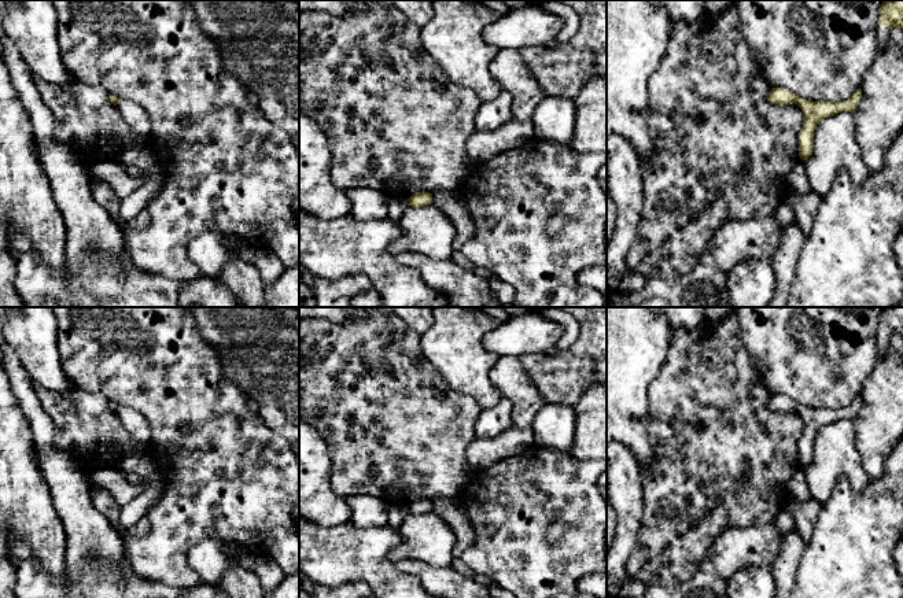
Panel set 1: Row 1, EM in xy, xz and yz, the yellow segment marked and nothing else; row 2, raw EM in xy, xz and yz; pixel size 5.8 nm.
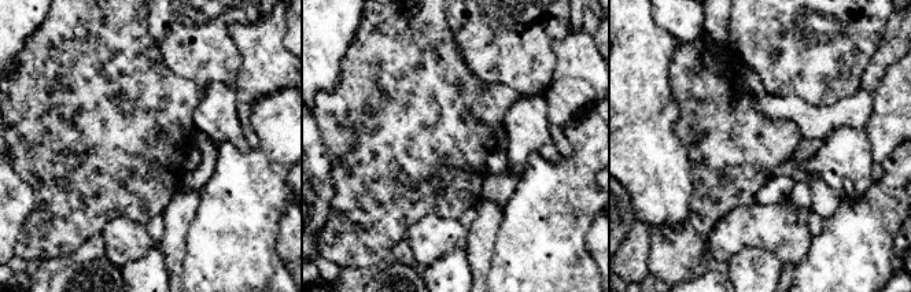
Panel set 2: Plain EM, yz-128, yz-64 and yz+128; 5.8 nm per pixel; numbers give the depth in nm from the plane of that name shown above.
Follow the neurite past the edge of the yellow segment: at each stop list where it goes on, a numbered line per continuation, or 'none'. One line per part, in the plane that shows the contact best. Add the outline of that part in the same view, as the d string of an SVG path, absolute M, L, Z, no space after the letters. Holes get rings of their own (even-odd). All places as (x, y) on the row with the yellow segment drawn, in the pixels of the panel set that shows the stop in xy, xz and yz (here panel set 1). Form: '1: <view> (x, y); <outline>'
1: yz (883, 34); M877 23L877 26L876 26L876 40L878 43L880 49L882 49L888 44L889 36L891 36L891 29L887 29L887 27Z

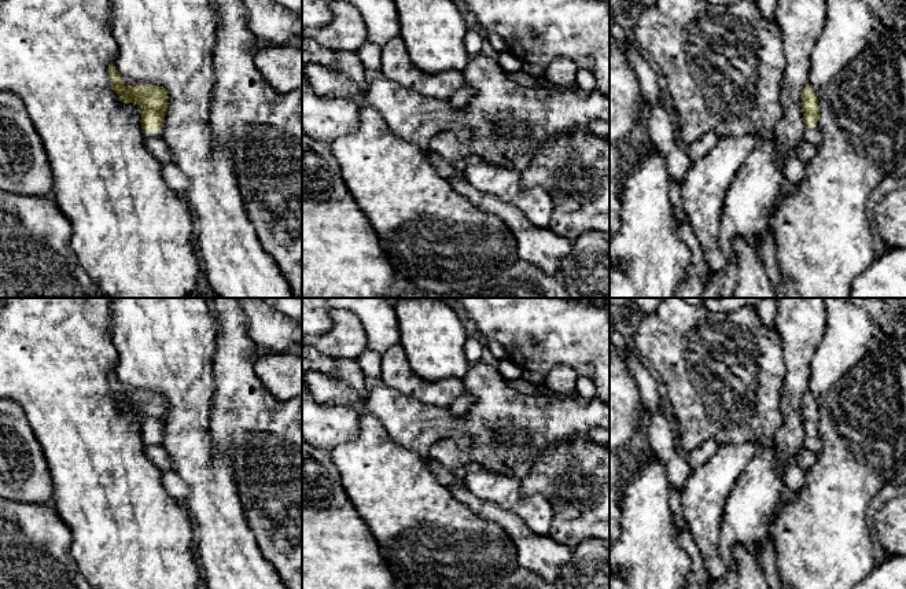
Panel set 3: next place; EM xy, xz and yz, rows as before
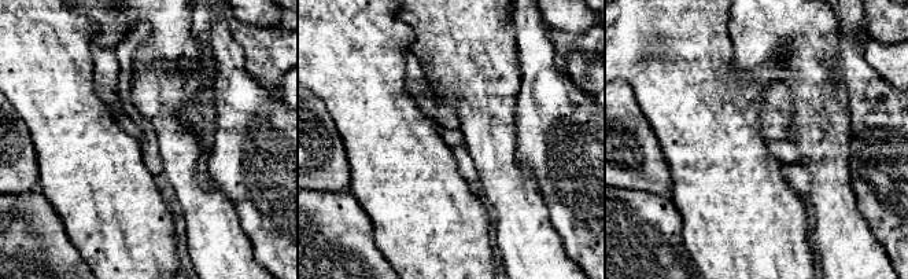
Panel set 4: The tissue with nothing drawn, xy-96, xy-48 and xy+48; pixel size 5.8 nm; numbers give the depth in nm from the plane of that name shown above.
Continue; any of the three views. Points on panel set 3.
1: yz (813, 135); M820 122L806 129L804 140L814 146L818 146L822 141L822 130Z

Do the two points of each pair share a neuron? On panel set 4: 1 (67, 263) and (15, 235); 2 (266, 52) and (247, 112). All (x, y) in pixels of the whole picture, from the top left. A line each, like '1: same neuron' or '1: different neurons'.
1: same neuron
2: different neurons

